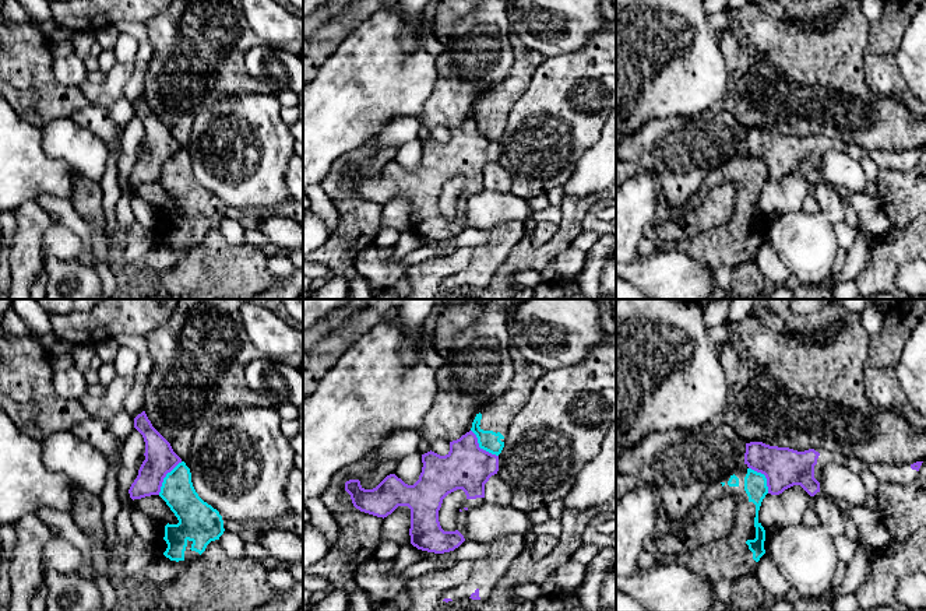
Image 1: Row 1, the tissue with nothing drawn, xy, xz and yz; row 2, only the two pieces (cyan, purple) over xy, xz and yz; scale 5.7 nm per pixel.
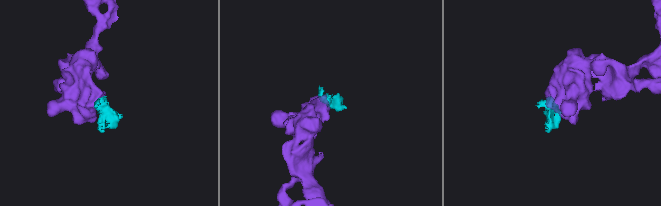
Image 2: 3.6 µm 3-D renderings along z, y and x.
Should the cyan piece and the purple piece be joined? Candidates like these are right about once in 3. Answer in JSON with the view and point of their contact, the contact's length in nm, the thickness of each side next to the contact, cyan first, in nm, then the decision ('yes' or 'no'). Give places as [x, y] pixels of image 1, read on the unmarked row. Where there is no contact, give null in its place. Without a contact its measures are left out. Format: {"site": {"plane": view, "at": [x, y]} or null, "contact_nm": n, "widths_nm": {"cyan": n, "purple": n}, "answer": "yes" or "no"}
{"site": {"plane": "xy", "at": [165, 164]}, "contact_nm": 240, "widths_nm": {"cyan": 190, "purple": 180}, "answer": "no"}

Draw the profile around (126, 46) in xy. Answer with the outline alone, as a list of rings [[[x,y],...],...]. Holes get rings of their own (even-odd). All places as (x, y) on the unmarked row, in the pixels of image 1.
[[[122,34],[113,48],[117,63],[131,64],[135,62],[138,41],[130,34]]]

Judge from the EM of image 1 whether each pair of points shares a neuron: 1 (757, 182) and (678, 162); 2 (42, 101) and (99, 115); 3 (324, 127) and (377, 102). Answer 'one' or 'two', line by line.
1: two
2: two
3: one

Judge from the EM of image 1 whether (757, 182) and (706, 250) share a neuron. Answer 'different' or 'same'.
same

